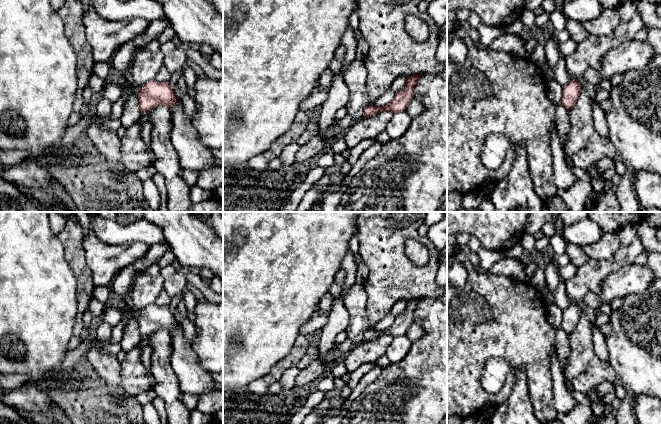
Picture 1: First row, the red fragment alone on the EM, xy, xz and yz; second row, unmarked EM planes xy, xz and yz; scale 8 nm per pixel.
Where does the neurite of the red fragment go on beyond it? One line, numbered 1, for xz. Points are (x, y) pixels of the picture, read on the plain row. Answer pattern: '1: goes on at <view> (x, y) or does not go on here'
1: does not go on here

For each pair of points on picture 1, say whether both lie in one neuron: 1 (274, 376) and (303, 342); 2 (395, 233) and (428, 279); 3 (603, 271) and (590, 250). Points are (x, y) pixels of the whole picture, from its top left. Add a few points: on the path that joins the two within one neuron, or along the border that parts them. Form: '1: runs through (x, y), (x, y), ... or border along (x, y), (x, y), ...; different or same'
1: runs through (280, 368), (298, 350); same
2: runs through (395, 247), (395, 255), (414, 274); same
3: border along (617, 250), (607, 259), (590, 259); different

